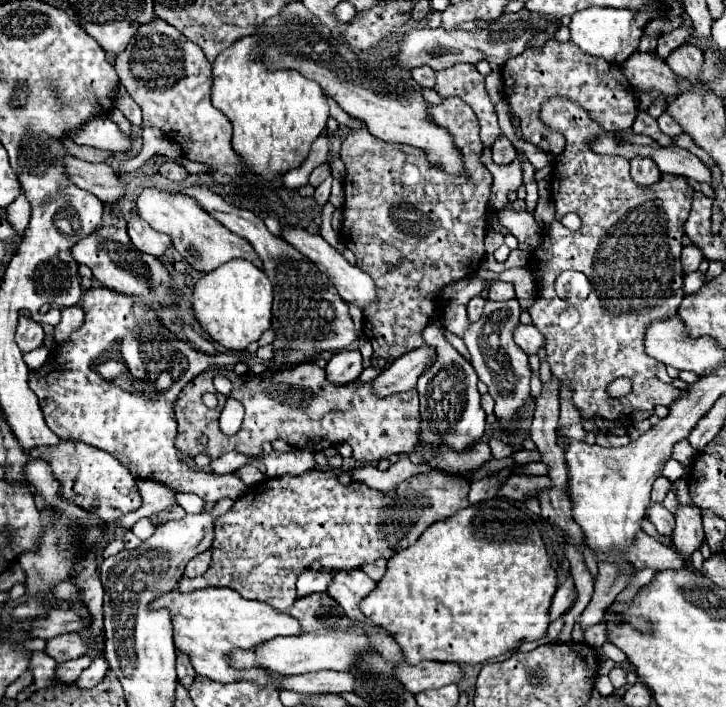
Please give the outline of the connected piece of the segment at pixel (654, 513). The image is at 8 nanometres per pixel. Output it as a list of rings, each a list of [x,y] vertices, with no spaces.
[[[653,502],[649,508],[647,508],[647,518],[649,522],[657,528],[659,534],[665,534],[665,536],[671,536],[671,530],[673,530],[673,514],[659,502]]]

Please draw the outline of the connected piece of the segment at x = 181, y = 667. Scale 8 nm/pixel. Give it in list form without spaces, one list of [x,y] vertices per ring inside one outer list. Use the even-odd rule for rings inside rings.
[[[177,650],[177,676],[179,676],[179,682],[189,688],[193,678],[195,678],[195,670],[191,666],[191,660],[189,660],[189,654]]]

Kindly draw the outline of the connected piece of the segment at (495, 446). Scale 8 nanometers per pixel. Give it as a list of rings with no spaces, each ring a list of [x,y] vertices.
[[[492,438],[488,444],[495,459],[502,459],[511,456],[511,454],[515,452],[515,449],[513,449],[510,445],[495,438]]]

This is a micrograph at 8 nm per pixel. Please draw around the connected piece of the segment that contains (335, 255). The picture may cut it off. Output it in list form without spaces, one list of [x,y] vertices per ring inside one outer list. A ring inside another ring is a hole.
[[[287,228],[281,236],[287,238],[289,244],[297,246],[297,250],[301,250],[323,274],[327,274],[329,280],[335,284],[337,292],[341,294],[341,298],[345,298],[345,302],[349,302],[351,306],[357,306],[357,308],[365,310],[365,308],[369,308],[369,306],[377,300],[377,286],[375,286],[373,278],[371,278],[367,272],[359,270],[359,266],[349,264],[349,262],[347,262],[333,246],[329,246],[319,234],[317,234],[317,236],[311,236],[311,234],[307,234],[305,230],[301,230],[301,228]]]

